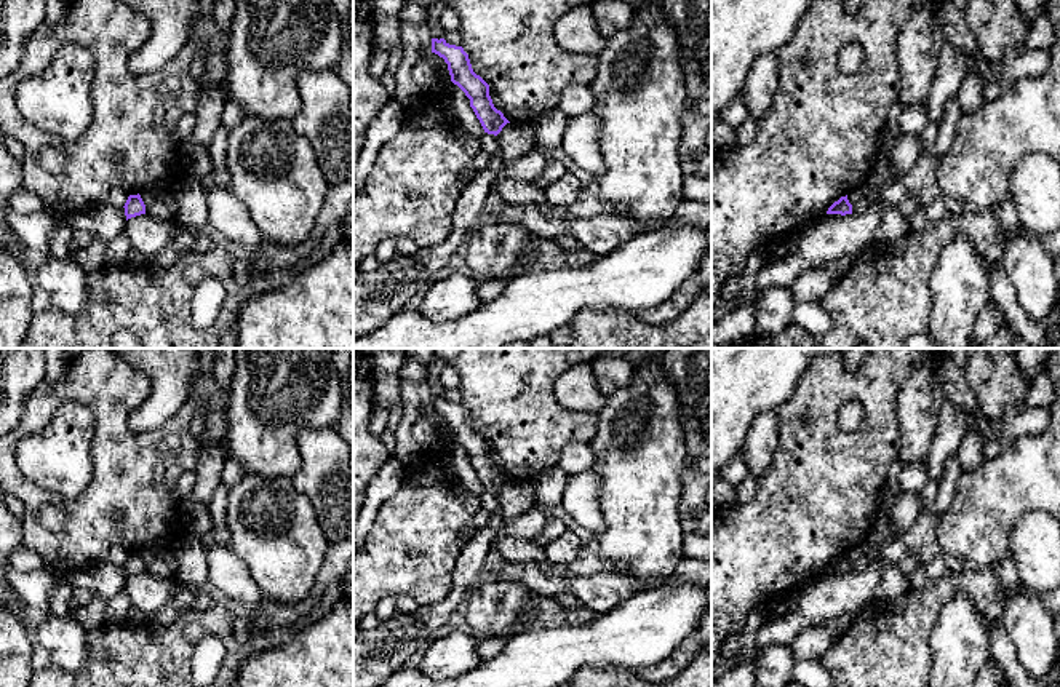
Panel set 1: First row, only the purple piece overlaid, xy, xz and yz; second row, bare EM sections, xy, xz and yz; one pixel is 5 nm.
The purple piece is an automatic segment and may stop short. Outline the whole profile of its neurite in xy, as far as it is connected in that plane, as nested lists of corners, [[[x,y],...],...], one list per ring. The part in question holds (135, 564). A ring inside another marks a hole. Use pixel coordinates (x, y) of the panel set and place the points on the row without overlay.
[[[139,551],[130,553],[123,566],[125,566],[126,578],[145,572],[145,562]]]

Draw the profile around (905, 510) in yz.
[[[908,492],[897,497],[884,519],[876,519],[867,538],[854,546],[847,558],[854,572],[863,572],[883,556],[878,551],[887,542],[902,537],[918,519],[921,508],[919,492]]]

